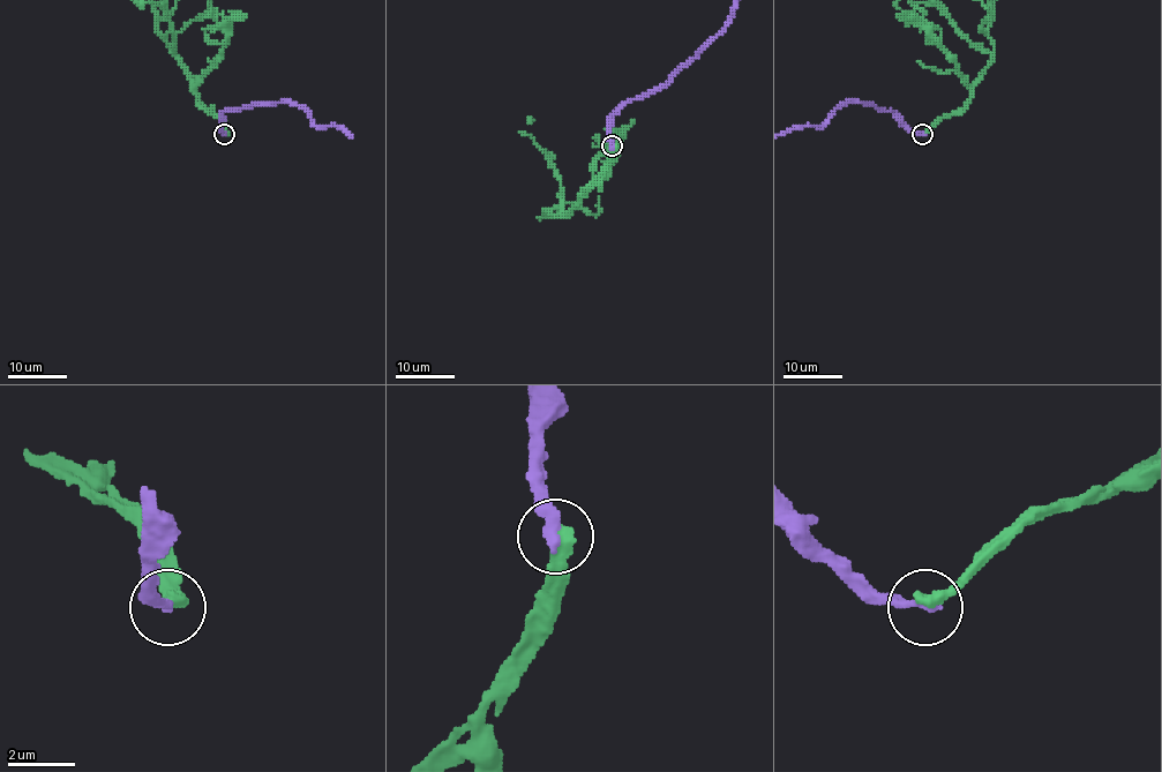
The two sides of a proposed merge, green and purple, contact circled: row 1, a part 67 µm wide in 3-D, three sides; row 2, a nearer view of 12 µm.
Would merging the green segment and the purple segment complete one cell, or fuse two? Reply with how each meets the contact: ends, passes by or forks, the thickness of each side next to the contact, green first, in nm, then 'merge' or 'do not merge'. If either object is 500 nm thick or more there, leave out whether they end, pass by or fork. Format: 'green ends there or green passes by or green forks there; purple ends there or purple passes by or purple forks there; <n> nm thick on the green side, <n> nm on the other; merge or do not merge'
green ends there; purple ends there; 420 nm thick on the green side, 320 nm on the other; do not merge

